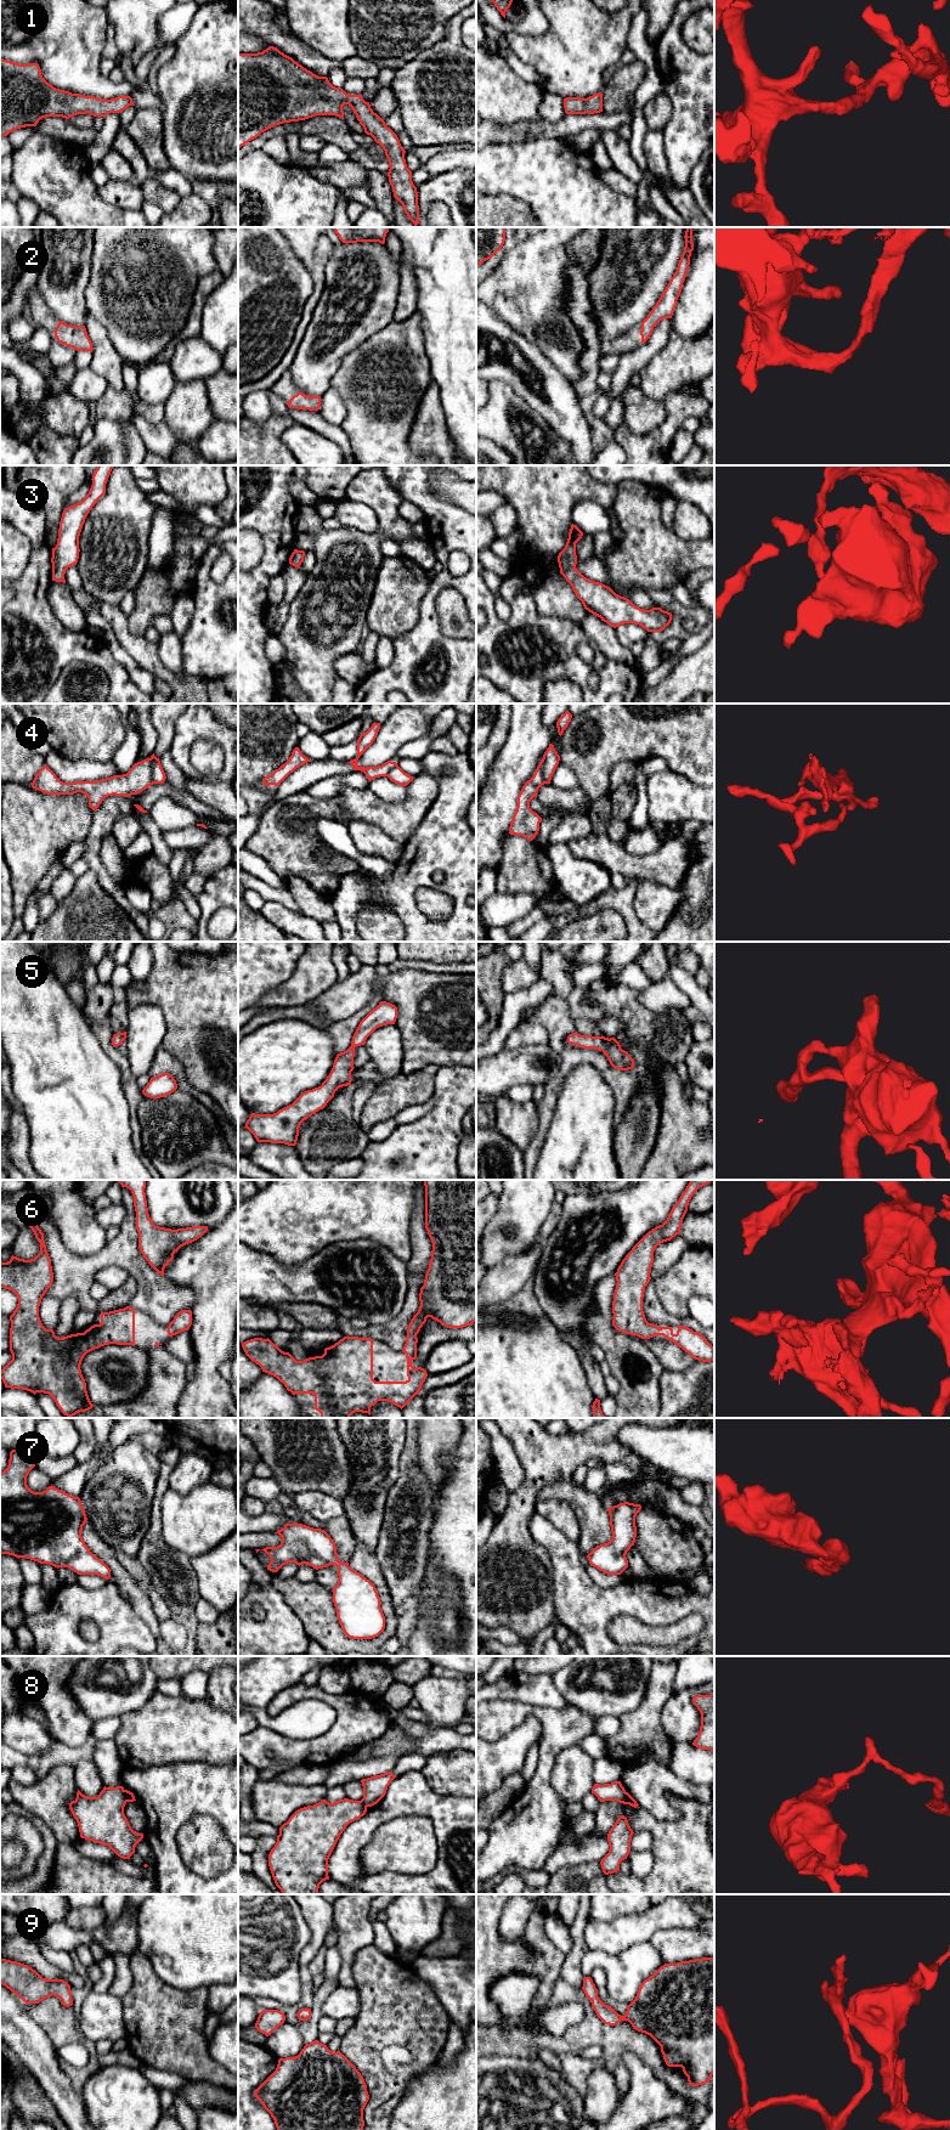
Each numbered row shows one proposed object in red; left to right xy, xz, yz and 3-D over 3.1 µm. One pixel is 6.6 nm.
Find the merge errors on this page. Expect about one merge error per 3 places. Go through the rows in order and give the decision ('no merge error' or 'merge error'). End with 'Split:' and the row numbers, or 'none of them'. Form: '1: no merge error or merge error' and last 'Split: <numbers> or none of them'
1: no merge error
2: no merge error
3: no merge error
4: merge error
5: no merge error
6: no merge error
7: no merge error
8: merge error
9: no merge error
Split: 4, 8

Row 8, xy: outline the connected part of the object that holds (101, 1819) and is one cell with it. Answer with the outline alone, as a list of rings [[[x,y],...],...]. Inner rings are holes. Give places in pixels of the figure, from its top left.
[[[104,1786],[97,1797],[85,1796],[78,1790],[77,1798],[69,1803],[69,1809],[78,1823],[81,1838],[108,1846],[118,1857],[130,1859],[136,1844],[143,1838],[143,1834],[131,1829],[124,1814],[125,1804],[123,1786]]]

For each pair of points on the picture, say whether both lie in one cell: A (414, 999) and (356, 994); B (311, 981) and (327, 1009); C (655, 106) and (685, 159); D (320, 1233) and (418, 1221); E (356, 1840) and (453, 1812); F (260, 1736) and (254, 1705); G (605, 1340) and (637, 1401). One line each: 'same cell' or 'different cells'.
A: different cells
B: different cells
C: different cells
D: different cells
E: same cell
F: different cells
G: same cell

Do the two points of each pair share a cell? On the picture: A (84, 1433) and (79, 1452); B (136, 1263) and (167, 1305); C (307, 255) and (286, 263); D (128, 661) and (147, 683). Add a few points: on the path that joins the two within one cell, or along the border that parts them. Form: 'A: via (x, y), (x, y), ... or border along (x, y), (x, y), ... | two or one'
A: via (84, 1438), (84, 1447) | one
B: via (143, 1273), (156, 1294) | one
C: border along (286, 239), (309, 271) | two
D: via (131, 666), (142, 678) | one

